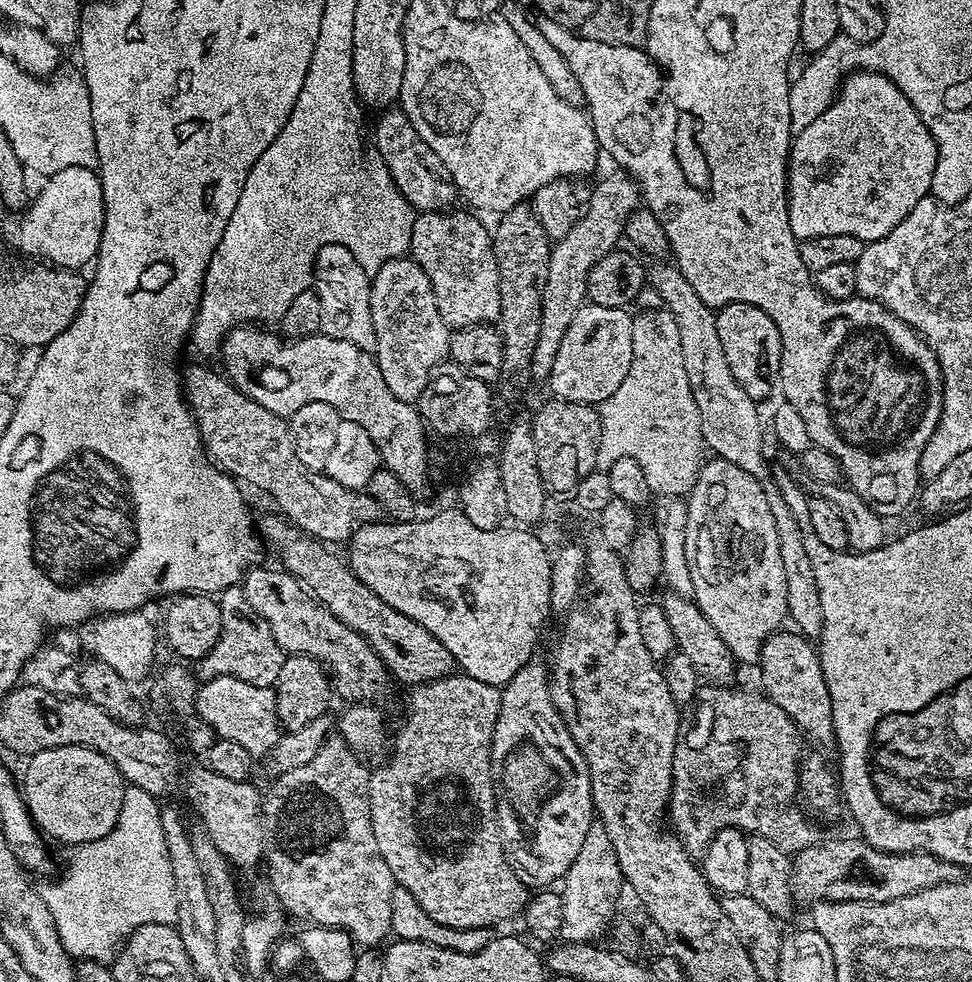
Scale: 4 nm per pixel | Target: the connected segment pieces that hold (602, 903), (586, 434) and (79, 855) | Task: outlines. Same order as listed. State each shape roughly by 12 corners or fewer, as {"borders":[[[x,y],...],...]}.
{"borders":[[[594,822],[559,889],[570,944],[599,941],[622,888]],[[548,398],[534,412],[545,485],[571,493],[597,471],[600,413]],[[128,784],[114,830],[39,885],[69,956],[111,965],[175,925],[157,797]]]}

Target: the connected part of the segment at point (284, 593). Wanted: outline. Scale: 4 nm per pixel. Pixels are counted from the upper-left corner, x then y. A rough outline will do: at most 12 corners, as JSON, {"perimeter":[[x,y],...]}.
{"perimeter":[[253,566],[246,602],[286,654],[309,656],[345,701],[375,701],[390,673],[289,572]]}

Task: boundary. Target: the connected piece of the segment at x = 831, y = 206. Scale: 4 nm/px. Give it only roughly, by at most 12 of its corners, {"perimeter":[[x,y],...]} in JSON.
{"perimeter":[[853,72],[788,151],[797,241],[882,238],[938,146],[881,72]]}

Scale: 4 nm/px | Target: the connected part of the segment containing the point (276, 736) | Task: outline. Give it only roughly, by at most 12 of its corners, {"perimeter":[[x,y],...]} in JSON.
{"perimeter":[[219,676],[195,715],[263,758],[279,742],[272,688]]}

